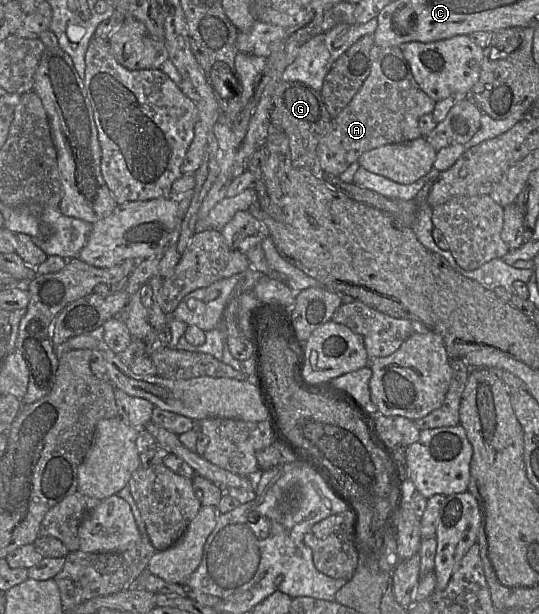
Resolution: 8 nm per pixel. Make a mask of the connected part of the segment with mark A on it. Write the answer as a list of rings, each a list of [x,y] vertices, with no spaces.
[[[374,45],[370,50],[371,70],[359,91],[347,106],[332,118],[331,126],[317,148],[318,164],[325,173],[339,176],[359,157],[371,149],[394,143],[406,143],[422,137],[419,128],[421,116],[433,113],[436,101],[429,97],[413,77],[410,65],[399,46]]]

